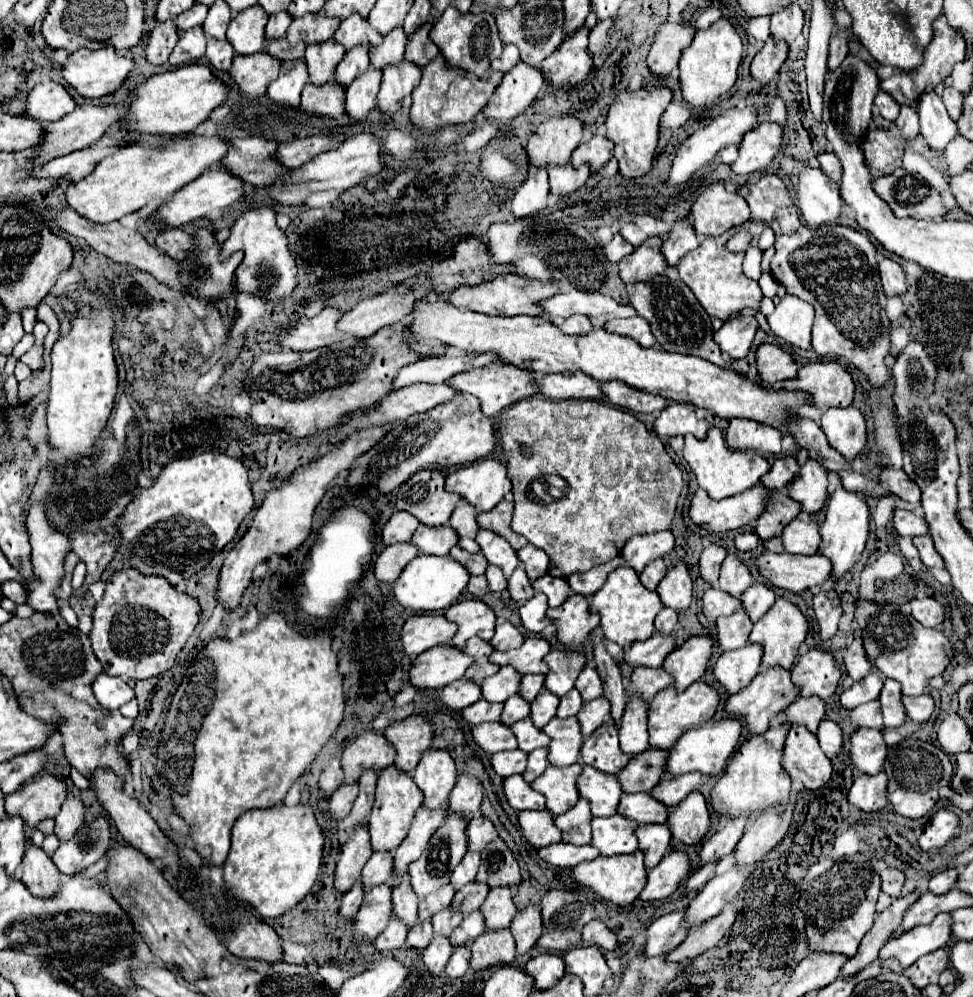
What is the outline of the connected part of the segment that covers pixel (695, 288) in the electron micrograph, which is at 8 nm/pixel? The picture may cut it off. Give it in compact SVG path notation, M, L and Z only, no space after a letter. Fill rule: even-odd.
M750 218L746 223L726 231L720 237L716 237L716 239L704 239L696 251L690 251L678 263L680 279L692 289L692 293L696 295L696 299L700 301L700 305L706 309L706 313L710 317L718 317L722 321L726 321L734 313L740 313L746 307L758 311L760 309L760 301L764 297L762 291L760 291L760 287L758 287L758 283L752 281L752 279L748 279L742 273L744 253L728 253L726 247L724 247L726 241L728 241L728 237L742 229L752 231L752 246L757 246L758 237L760 237L760 233L764 229L764 223L754 221L754 219Z

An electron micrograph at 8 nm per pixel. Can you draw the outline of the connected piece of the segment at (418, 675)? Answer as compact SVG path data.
M452 645L434 647L412 661L410 683L418 689L442 689L452 681L462 679L470 665L472 659L468 659L460 649Z

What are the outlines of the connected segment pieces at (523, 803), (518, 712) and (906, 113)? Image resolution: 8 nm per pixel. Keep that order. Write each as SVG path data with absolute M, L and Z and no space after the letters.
M512 775L504 779L504 797L508 799L510 807L514 811L526 811L526 809L544 809L544 795L538 791L532 791L528 783L524 783L522 775Z
M520 695L510 697L508 701L504 701L504 709L502 709L502 715L500 715L500 723L504 723L504 725L510 727L516 721L526 719L528 717L528 707L530 707L530 703L524 703L524 699L520 699Z
M902 105L900 115L898 115L898 119L894 123L902 131L904 139L910 141L910 139L914 139L918 135L918 115L916 115L916 109L912 109L908 105Z

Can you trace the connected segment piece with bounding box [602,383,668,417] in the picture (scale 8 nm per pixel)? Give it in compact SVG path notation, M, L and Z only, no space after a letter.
M604 383L602 393L610 405L630 413L652 413L656 417L668 405L668 401L660 399L660 395L648 395L646 391L624 387L624 383Z

